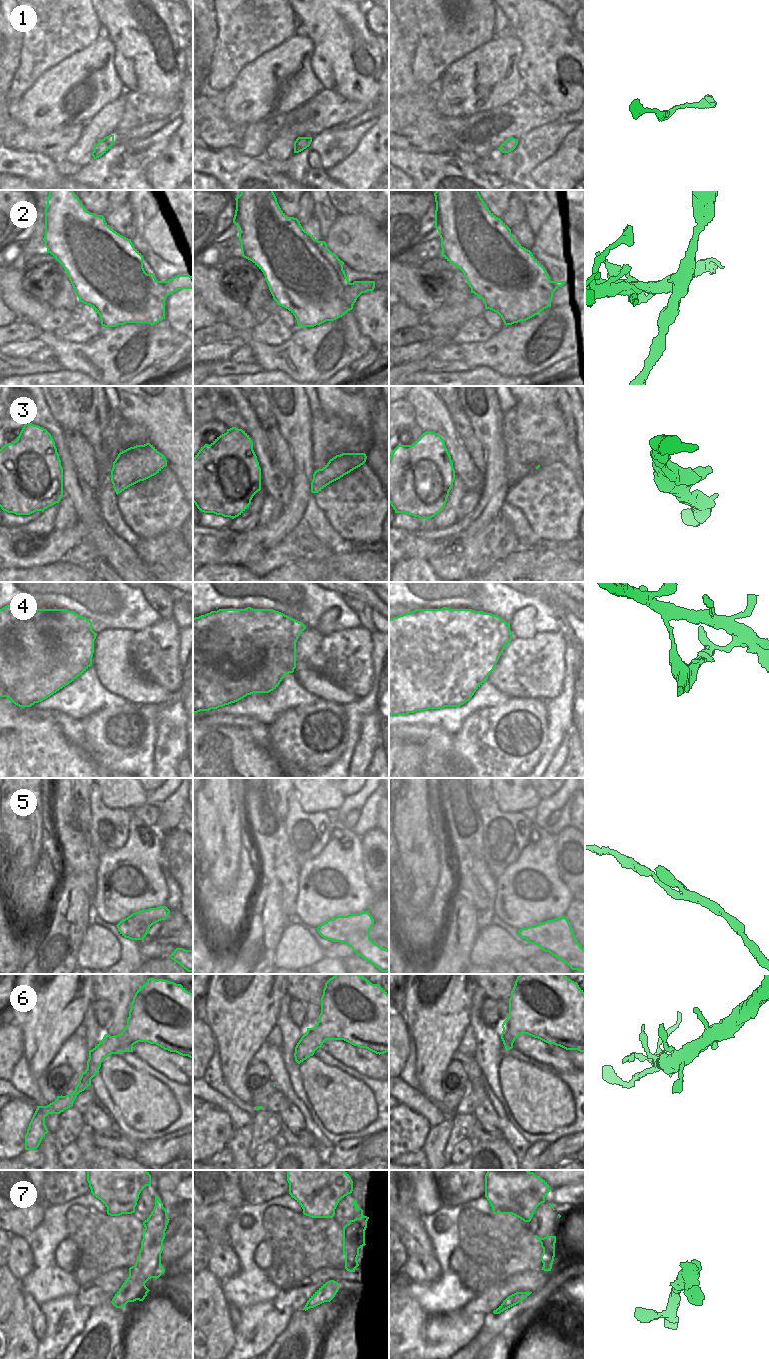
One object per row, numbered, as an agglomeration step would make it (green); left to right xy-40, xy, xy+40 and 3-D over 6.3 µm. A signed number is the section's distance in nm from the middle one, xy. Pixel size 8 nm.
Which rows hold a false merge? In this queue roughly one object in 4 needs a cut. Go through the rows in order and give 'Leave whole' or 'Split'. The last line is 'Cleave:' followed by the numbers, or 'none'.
1: Leave whole
2: Split
3: Leave whole
4: Split
5: Leave whole
6: Leave whole
7: Split
Cleave: 2, 4, 7.

